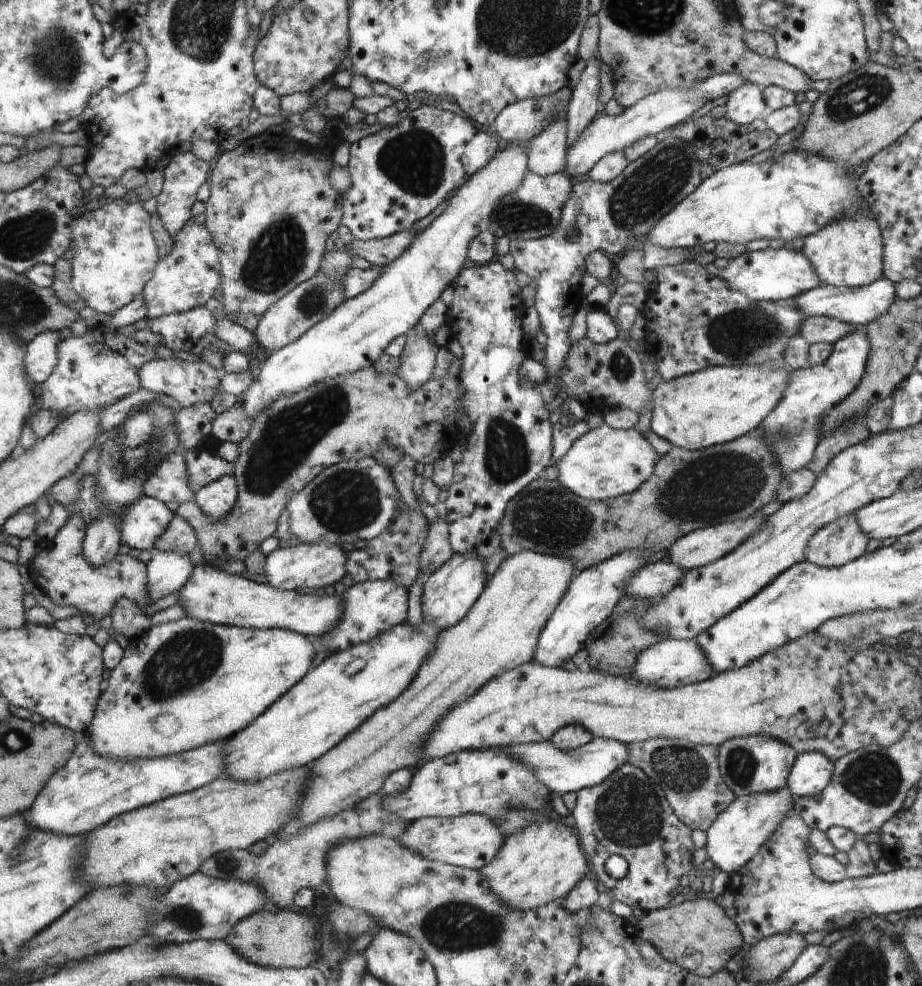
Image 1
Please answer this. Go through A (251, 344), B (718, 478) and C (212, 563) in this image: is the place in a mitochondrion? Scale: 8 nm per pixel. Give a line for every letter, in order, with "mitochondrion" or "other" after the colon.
A: other
B: mitochondrion
C: other

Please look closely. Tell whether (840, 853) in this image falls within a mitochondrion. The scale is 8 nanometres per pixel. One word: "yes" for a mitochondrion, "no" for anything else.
no

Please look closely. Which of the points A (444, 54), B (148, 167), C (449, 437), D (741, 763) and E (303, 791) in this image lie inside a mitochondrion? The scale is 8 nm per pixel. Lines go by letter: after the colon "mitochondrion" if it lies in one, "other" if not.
A: mitochondrion
B: other
C: other
D: mitochondrion
E: other

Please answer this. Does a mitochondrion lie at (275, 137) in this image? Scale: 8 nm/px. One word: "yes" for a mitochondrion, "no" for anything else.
no

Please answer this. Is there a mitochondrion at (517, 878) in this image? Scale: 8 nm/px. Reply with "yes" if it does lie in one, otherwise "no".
no

